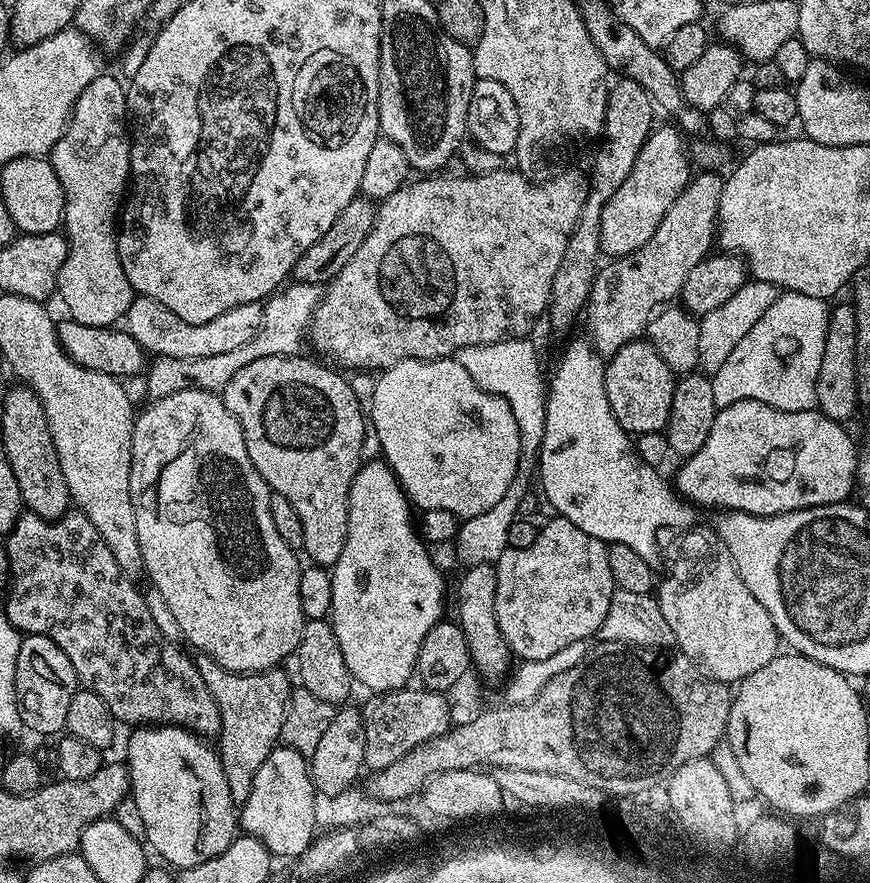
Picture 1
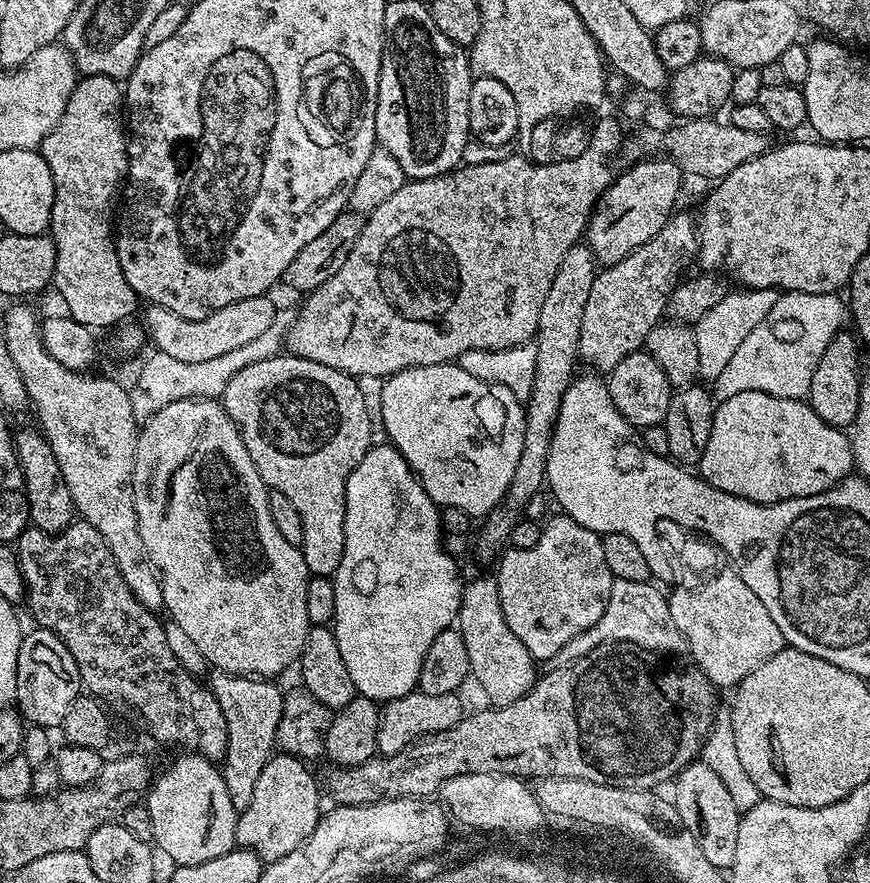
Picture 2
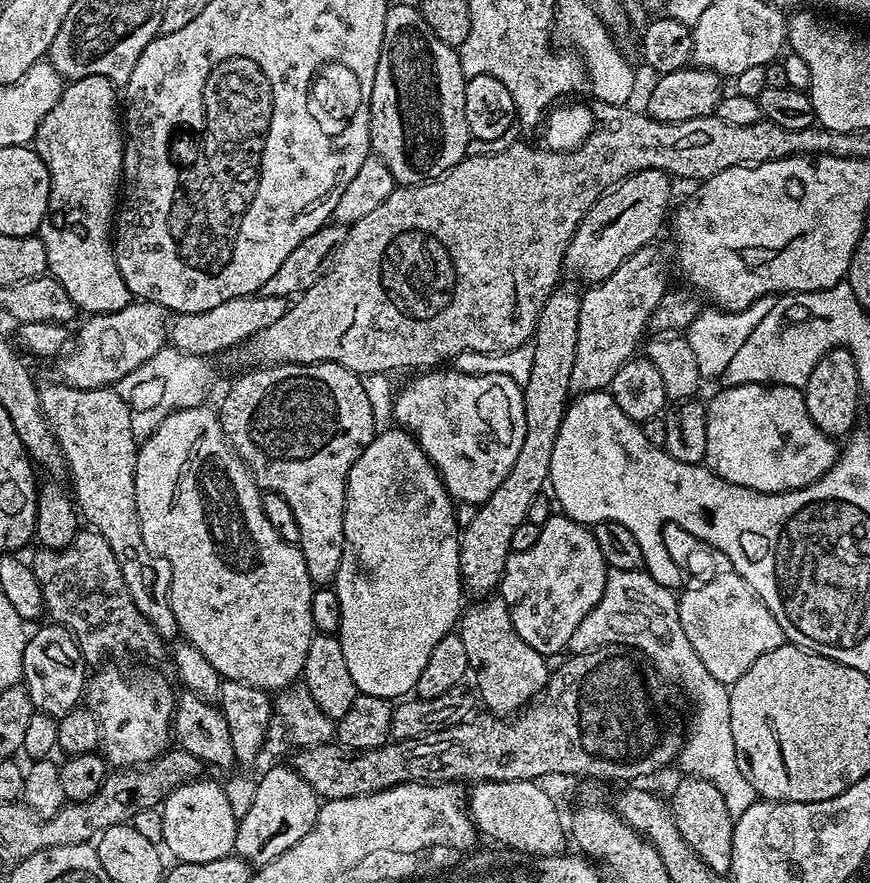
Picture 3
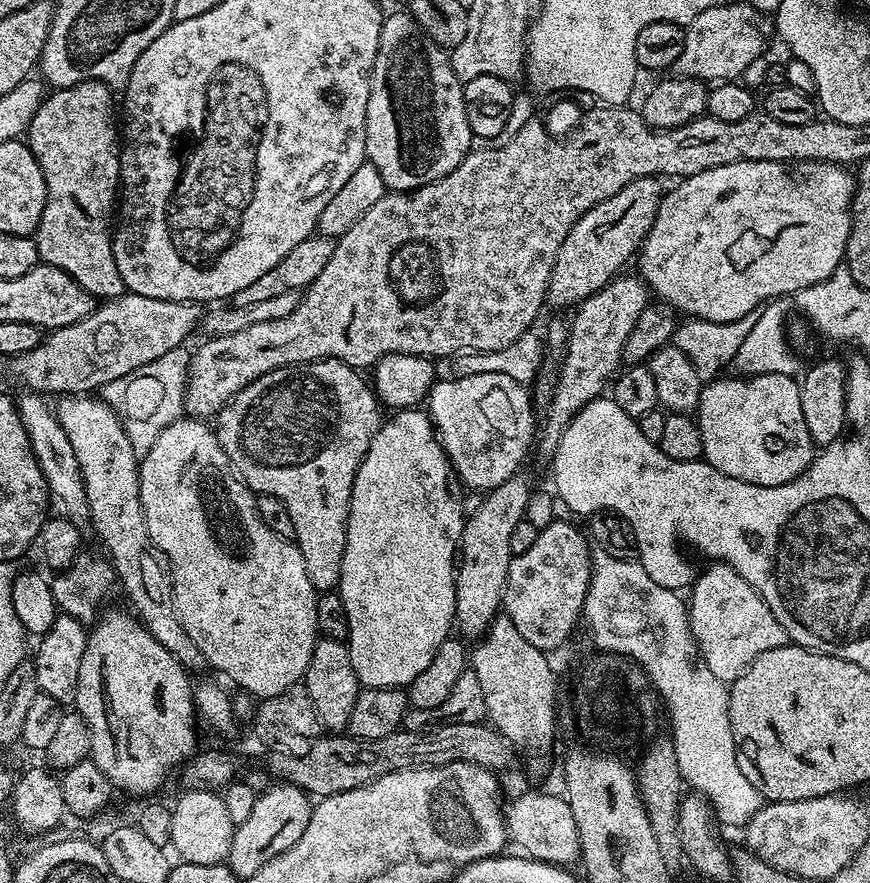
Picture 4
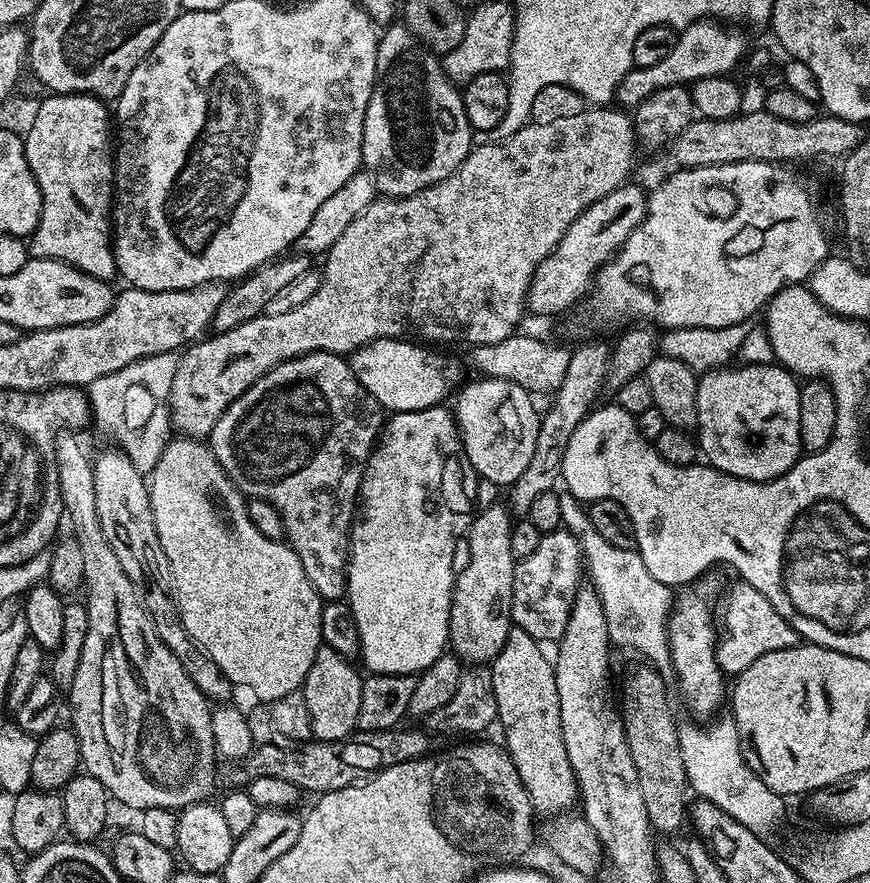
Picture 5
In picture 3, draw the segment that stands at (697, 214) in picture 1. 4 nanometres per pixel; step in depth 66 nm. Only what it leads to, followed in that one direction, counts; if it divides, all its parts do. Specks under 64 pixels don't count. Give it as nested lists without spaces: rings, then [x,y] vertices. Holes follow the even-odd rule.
[[[655,243],[645,244],[634,254],[630,254],[630,258],[626,258],[626,262],[622,262],[622,266],[618,266],[618,270],[610,274],[610,278],[591,285],[587,289],[588,293],[585,291],[581,295],[578,310],[578,350],[574,350],[574,370],[570,373],[570,386],[573,393],[598,392],[607,389],[611,385],[614,374],[618,374],[618,370],[622,370],[626,361],[637,355],[639,348],[636,347],[639,346],[640,339],[642,344],[648,332],[650,314],[654,314],[654,306],[662,302],[665,292],[670,288],[664,256],[656,247]]]

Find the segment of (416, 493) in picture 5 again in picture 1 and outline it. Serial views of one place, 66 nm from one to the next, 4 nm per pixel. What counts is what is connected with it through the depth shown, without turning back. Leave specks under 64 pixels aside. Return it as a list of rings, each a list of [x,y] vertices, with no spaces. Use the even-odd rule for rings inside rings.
[[[377,458],[361,463],[360,469],[350,486],[348,495],[348,525],[346,526],[346,546],[338,554],[338,562],[332,565],[332,585],[334,602],[330,623],[342,646],[342,658],[350,670],[353,681],[372,694],[393,692],[405,687],[408,679],[413,679],[416,671],[418,650],[422,638],[430,634],[433,626],[445,615],[444,580],[445,573],[434,566],[429,545],[418,531],[417,521],[412,520],[413,505],[400,489],[398,478],[383,459]]]

